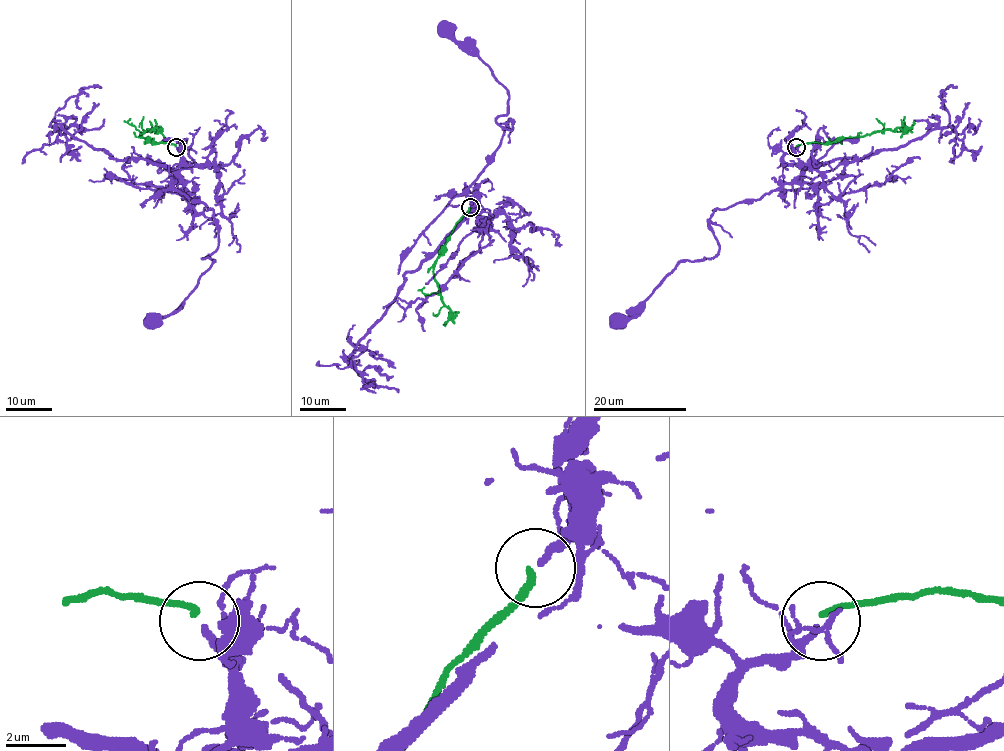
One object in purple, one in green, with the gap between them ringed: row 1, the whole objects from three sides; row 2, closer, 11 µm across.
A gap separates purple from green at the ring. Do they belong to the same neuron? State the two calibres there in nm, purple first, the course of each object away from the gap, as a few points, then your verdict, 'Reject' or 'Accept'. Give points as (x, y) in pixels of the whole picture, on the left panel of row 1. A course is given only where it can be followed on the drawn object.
Thickness 240 nm (purple) against 220 nm. Course of purple: (176, 147), (182, 164), (174, 187), (213, 211), (218, 248), (202, 258), (214, 262), (183, 302), (152, 322). Course of green: (175, 146), (139, 136), (146, 129), (155, 128), (149, 121). Accept

